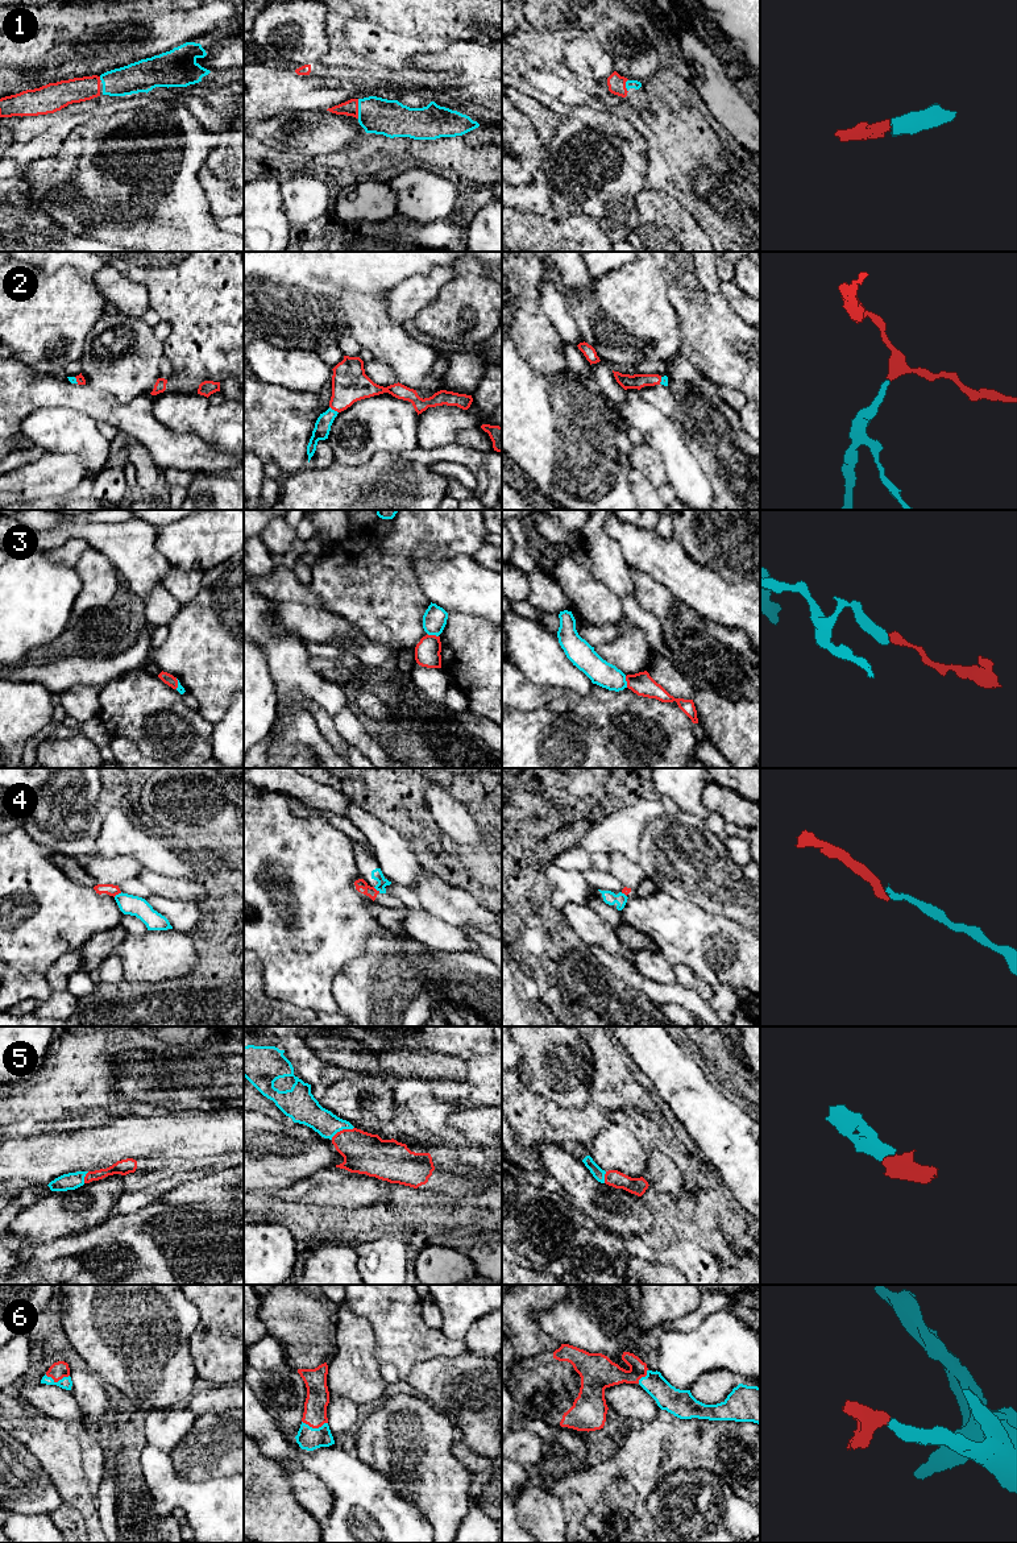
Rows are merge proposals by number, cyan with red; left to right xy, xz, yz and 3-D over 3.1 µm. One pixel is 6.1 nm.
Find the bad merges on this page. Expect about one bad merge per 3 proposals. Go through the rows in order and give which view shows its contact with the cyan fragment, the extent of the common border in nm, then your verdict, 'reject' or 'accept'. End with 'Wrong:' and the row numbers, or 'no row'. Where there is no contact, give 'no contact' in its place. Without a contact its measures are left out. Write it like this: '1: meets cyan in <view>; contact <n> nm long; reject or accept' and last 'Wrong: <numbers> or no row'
1: meets cyan in xz; contact 120 nm long; accept
2: meets cyan in xz; contact 70 nm long; accept
3: meets cyan in xz; contact 80 nm long; accept
4: meets cyan in xy; contact 60 nm long; reject
5: meets cyan in xz; contact 160 nm long; accept
6: meets cyan in xz; contact 160 nm long; accept
Wrong: 4

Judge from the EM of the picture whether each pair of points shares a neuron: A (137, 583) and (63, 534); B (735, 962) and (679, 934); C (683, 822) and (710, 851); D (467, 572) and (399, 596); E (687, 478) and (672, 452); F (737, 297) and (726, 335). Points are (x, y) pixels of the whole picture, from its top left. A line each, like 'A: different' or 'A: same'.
A: same
B: same
C: same
D: different
E: same
F: different

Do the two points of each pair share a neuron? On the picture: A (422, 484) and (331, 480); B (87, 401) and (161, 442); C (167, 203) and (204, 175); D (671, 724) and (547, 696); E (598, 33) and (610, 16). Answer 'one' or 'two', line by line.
A: one
B: one
C: two
D: one
E: one

